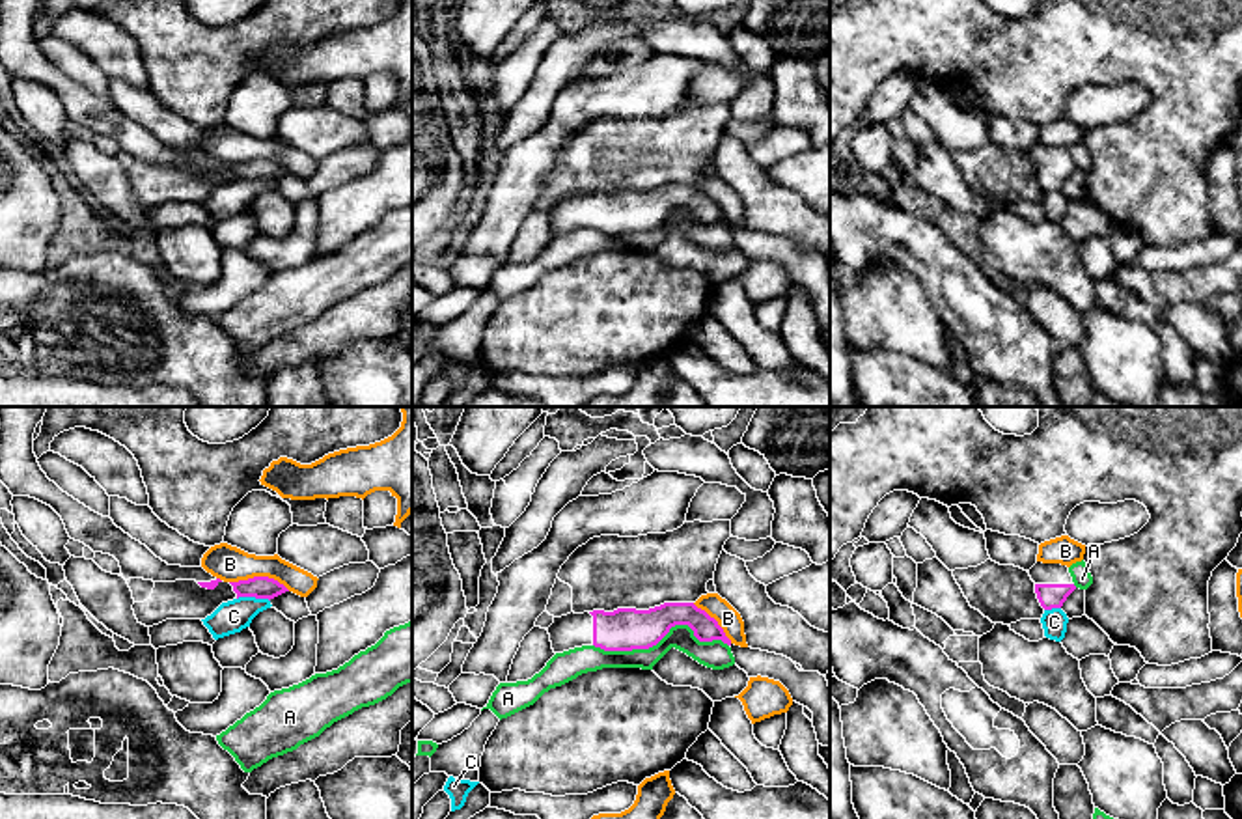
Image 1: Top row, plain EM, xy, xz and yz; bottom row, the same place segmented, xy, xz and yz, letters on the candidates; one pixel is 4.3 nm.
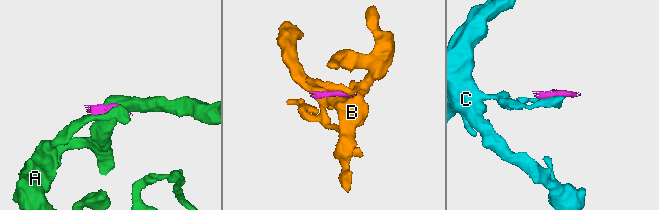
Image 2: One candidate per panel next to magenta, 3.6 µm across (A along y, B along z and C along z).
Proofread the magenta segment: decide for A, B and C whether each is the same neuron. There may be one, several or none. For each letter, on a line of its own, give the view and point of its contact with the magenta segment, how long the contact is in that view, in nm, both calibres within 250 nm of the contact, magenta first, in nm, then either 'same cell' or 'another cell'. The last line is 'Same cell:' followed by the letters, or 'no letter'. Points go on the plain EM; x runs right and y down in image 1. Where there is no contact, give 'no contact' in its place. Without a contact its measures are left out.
A: meets magenta in xz at (661, 221); contact 600 nm long; 190 nm thick on the magenta side, 120 nm on the other; another cell
B: meets magenta in xy at (260, 159); contact 260 nm long; 100 nm thick on the magenta side, 160 nm on the other; another cell
C: meets magenta in xy at (254, 178); contact 140 nm long; 100 nm thick on the magenta side, 140 nm on the other; another cell
Same cell: no letter

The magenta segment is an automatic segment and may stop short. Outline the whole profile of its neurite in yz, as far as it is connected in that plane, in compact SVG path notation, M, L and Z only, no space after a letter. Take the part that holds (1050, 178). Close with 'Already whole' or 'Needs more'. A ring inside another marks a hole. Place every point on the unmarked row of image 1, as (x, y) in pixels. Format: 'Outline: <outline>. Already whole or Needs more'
Outline: M1037 144L1029 153L1035 175L1044 192L1061 190L1076 172L1067 147Z. Needs more

